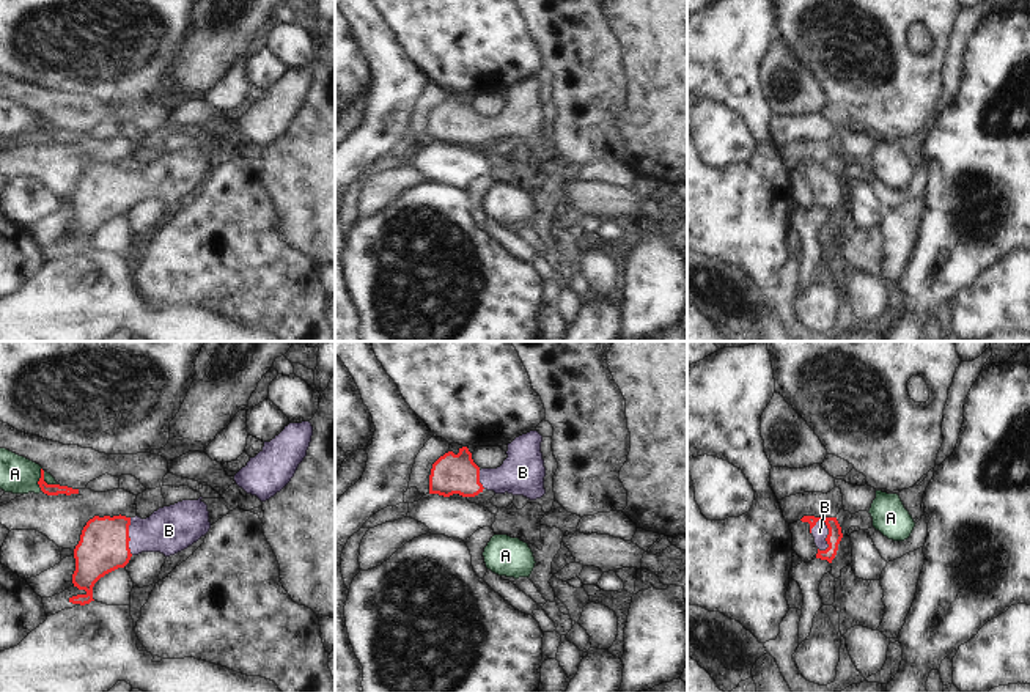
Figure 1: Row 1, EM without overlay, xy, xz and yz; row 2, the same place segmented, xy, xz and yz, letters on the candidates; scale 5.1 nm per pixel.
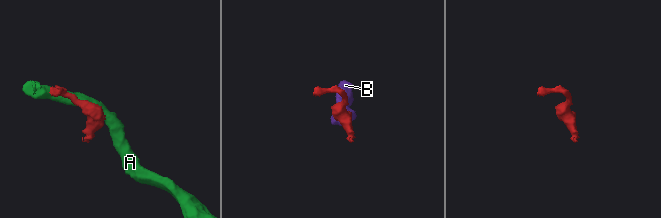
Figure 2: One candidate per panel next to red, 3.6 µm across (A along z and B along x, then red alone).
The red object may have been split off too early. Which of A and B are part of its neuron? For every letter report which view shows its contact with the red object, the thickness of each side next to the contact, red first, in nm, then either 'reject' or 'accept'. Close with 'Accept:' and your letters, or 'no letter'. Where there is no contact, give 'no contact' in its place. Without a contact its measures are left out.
A: contact in xy; calibres 60 and 190 nm; reject
B: contact in yz; calibres 70 and 90 nm; accept
Accept: B

